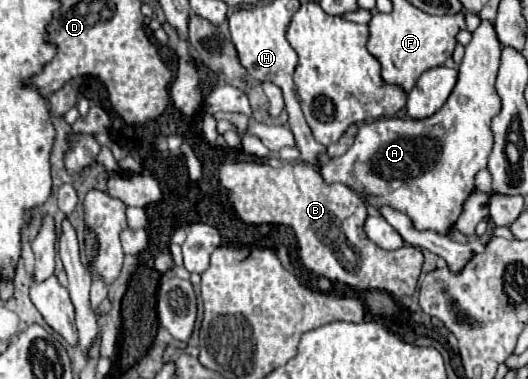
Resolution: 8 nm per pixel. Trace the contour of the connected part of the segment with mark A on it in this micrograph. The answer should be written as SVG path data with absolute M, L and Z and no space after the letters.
M481 23L473 31L471 43L465 47L465 57L459 65L457 83L451 91L445 105L427 119L377 119L371 123L365 123L359 127L355 143L347 149L345 155L329 159L327 165L323 165L321 177L325 183L343 183L359 193L365 193L369 199L367 203L375 209L389 205L401 213L405 213L415 229L419 231L435 231L441 235L447 235L447 231L455 225L463 201L469 197L469 193L475 191L475 175L477 171L487 167L487 159L493 147L493 133L491 133L491 119L499 113L499 95L495 91L495 77L499 69L501 59L501 45L495 33L495 27L491 23Z

